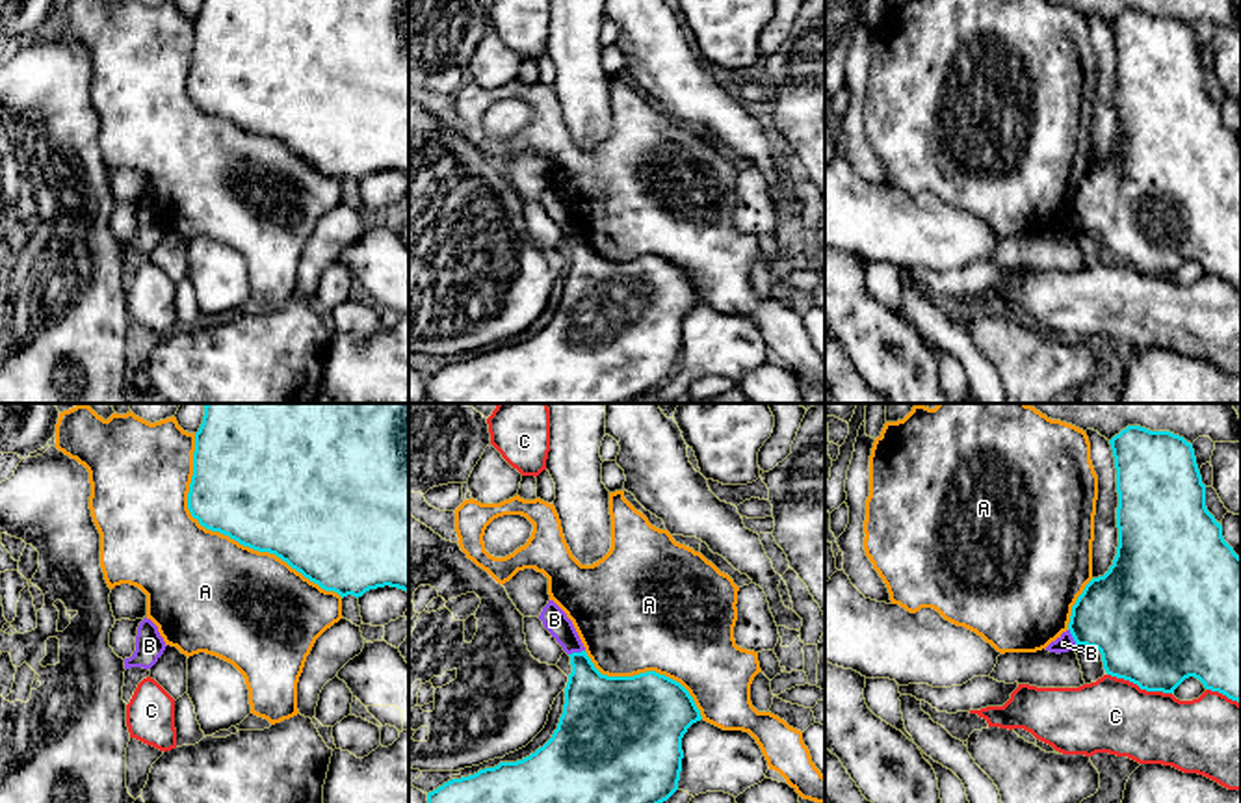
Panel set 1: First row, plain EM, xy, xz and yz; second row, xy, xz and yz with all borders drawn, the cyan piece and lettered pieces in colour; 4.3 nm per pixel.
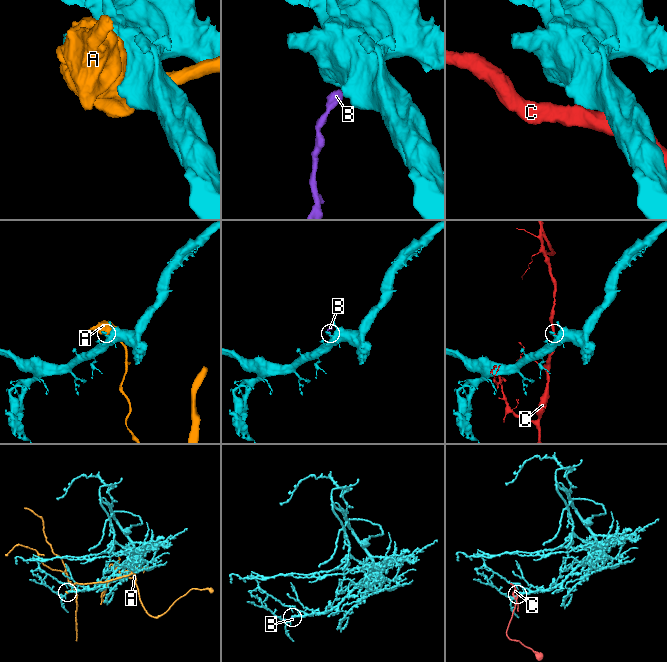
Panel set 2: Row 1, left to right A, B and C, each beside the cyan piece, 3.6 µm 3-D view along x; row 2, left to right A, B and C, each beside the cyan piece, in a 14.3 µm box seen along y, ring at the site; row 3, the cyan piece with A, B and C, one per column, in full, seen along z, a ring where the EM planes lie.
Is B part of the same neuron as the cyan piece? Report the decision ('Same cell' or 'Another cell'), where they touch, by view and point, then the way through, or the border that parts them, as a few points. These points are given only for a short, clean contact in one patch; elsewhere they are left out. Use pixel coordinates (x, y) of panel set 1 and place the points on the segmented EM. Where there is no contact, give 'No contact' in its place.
Another cell. Touches cyan at xz (576, 653). Boundary: xz (584, 649), (569, 655)

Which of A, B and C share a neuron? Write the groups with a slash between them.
A / B / C

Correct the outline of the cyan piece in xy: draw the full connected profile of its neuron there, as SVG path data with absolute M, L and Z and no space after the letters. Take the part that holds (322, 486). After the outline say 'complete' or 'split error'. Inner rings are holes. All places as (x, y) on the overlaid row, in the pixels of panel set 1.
M206 403L195 433L193 476L188 509L201 526L219 532L258 552L286 561L310 582L342 599L370 589L398 587L409 593L409 403Z; complete

